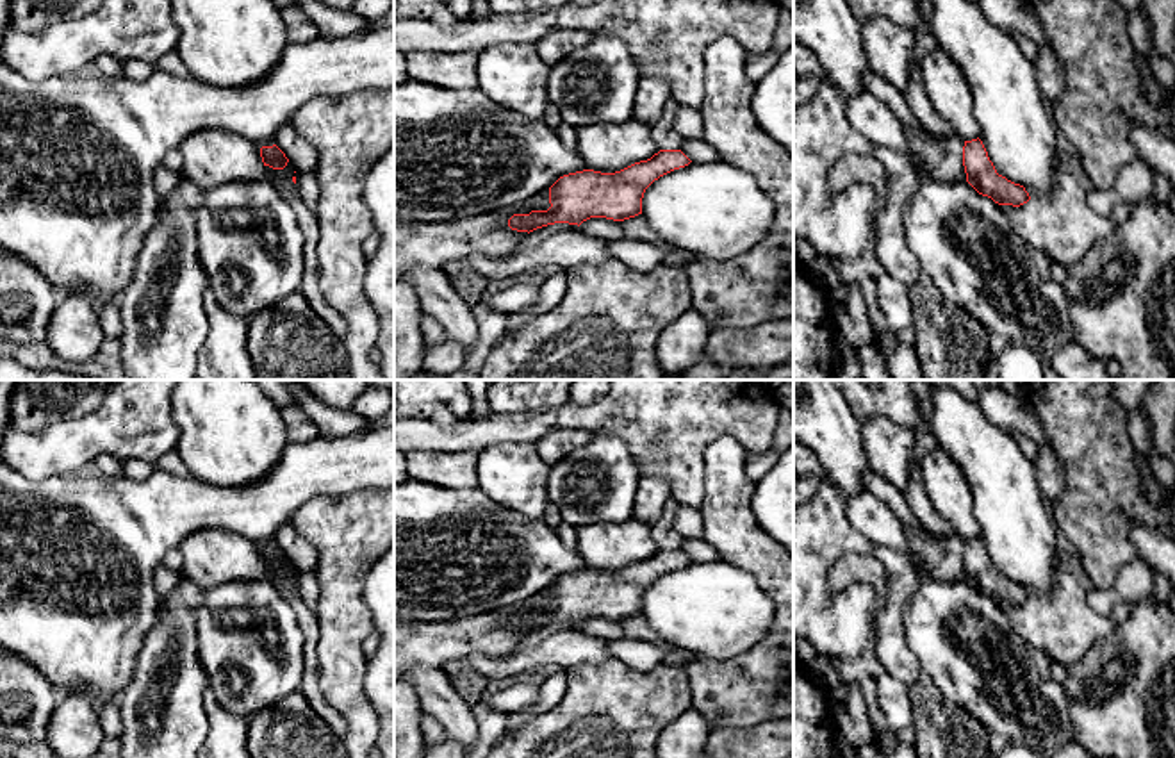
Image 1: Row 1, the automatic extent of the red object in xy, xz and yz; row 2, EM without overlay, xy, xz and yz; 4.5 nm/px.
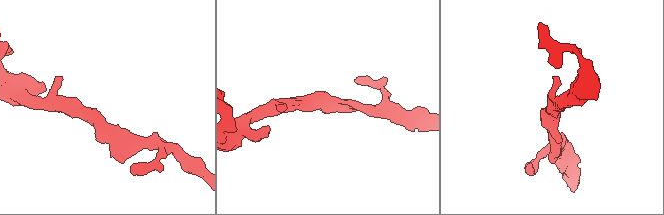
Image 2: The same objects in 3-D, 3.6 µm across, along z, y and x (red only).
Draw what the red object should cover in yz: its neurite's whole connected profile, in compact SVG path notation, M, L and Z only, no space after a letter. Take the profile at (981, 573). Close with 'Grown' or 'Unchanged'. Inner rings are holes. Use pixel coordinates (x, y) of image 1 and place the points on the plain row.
M965 540L963 565L966 581L982 596L991 597L998 605L1020 606L1031 599L1023 585L998 574L982 540Z. Unchanged

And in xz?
M660 549L647 560L635 562L615 573L583 569L560 576L549 587L547 610L514 614L508 626L517 631L569 622L581 624L590 617L624 621L642 614L645 589L660 576L688 565L681 549Z. Unchanged

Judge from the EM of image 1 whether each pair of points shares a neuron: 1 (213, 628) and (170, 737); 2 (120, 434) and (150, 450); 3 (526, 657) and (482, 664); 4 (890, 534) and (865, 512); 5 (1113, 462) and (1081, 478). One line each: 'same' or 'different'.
1: different
2: same
3: same
4: same
5: same

